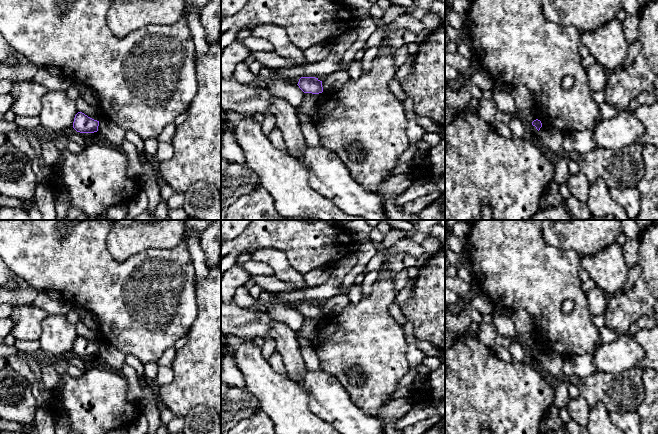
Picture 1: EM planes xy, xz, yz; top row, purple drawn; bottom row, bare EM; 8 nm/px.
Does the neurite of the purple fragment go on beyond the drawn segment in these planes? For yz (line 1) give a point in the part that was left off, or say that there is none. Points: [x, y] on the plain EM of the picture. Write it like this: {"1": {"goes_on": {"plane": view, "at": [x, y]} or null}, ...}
{"1": {"goes_on": null}}

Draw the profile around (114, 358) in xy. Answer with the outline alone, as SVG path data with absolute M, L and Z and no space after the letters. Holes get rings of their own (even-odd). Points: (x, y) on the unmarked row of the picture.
M105 341L99 345L98 355L104 360L109 368L115 371L121 371L126 360L125 354Z

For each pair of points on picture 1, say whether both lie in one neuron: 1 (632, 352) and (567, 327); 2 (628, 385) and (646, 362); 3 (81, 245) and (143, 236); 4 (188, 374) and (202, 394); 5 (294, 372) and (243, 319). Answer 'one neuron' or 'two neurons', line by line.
1: two neurons
2: two neurons
3: two neurons
4: one neuron
5: one neuron

